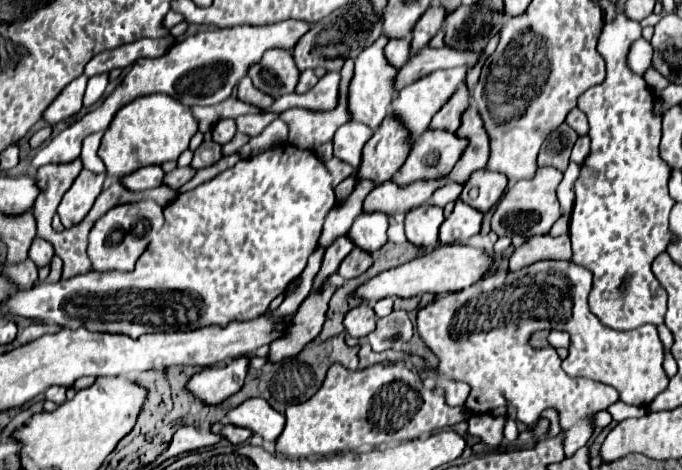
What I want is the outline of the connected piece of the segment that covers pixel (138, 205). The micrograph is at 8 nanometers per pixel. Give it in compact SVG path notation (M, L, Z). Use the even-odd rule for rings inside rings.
M142 200L142 202L134 202L134 204L114 206L90 230L88 256L92 262L92 270L130 272L134 268L136 260L146 250L150 238L160 230L162 224L164 224L162 206L158 206L154 200Z

